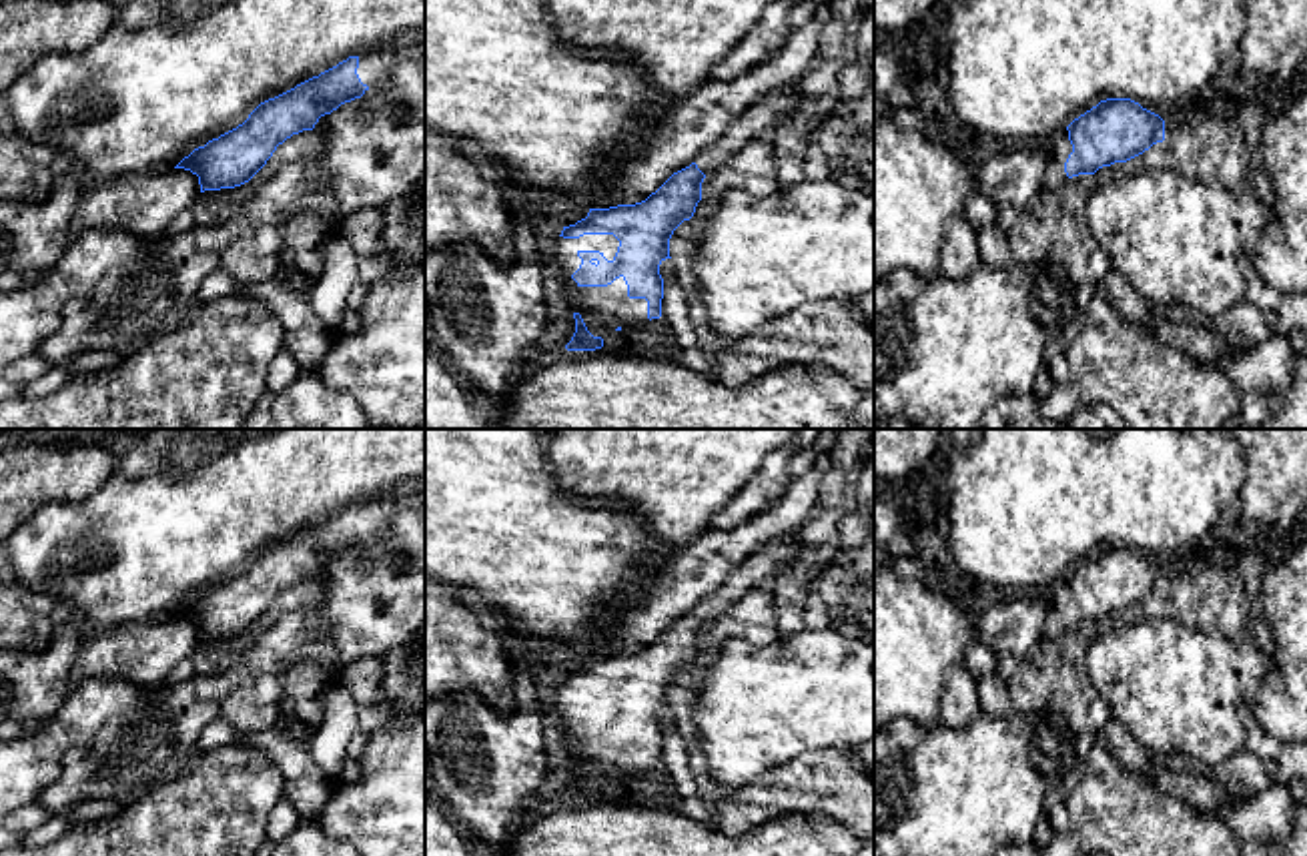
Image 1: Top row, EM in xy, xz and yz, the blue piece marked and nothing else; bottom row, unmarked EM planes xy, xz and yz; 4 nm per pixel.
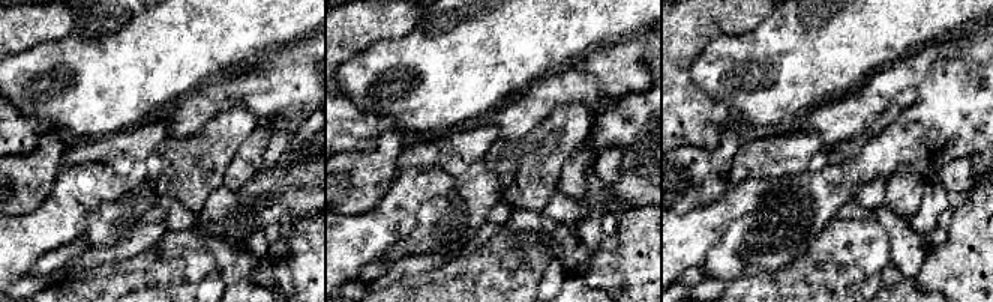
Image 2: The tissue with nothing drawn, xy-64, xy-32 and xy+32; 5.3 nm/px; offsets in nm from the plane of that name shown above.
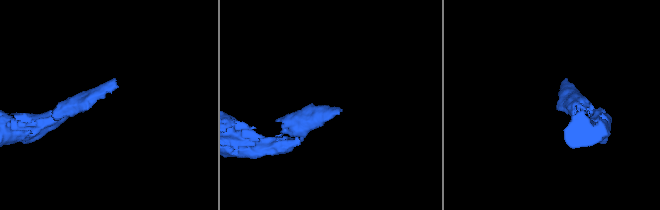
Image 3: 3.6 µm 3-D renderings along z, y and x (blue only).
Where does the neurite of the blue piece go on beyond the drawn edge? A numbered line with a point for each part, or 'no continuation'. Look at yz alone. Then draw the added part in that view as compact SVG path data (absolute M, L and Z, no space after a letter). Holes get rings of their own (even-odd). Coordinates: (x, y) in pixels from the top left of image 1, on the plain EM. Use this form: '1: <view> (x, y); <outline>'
1: yz (1059, 598); M1066 577L1058 579L1044 599L1048 603L1044 637L1056 637L1068 629L1068 625L1064 621L1064 611L1066 611L1068 603L1072 601L1072 593L1068 589L1068 579Z

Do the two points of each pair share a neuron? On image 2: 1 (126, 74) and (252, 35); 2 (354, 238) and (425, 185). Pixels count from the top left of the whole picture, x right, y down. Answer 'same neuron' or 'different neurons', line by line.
1: same neuron
2: same neuron

